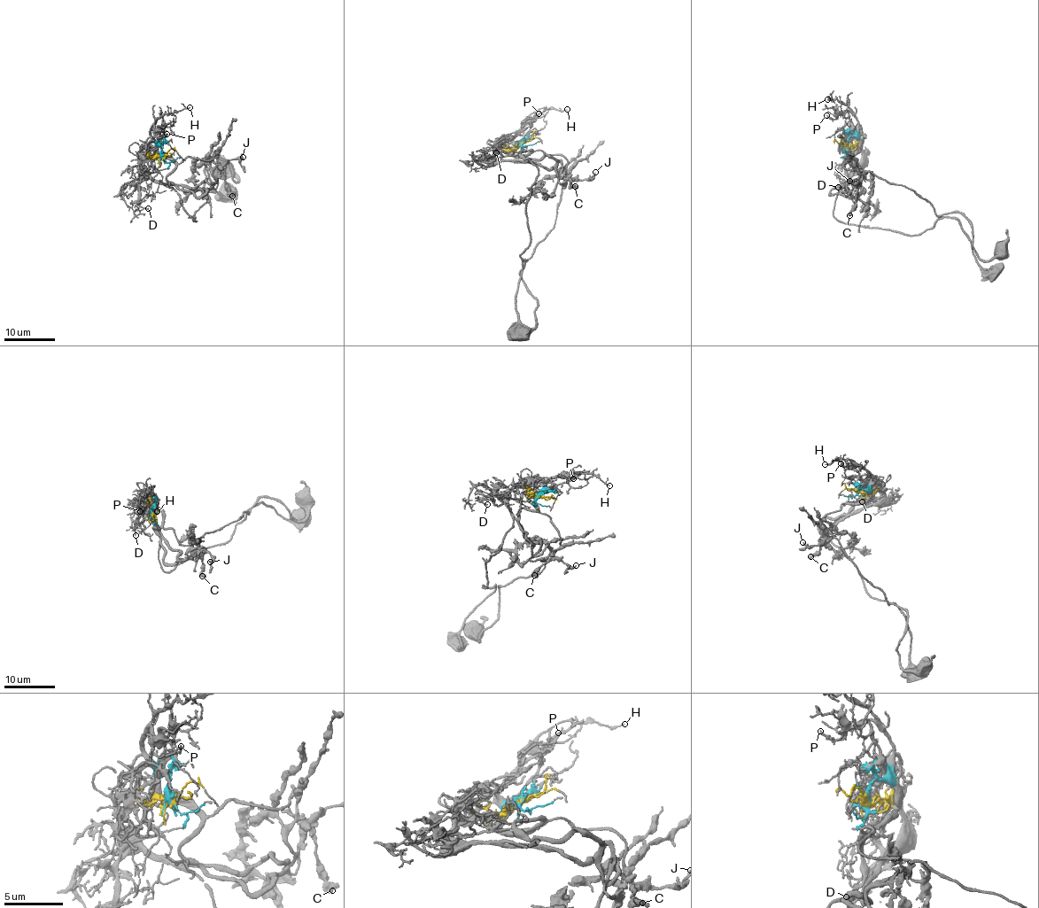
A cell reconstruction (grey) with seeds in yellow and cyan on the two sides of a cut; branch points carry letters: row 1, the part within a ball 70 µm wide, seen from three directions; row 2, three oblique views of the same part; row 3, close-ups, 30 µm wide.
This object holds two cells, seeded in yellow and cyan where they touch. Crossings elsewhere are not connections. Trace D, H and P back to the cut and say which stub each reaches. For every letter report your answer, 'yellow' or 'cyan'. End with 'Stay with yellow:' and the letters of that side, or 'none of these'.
D: yellow
H: cyan
P: cyan
Stay with yellow: D

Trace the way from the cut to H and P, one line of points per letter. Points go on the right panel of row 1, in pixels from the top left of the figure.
H: (846, 145), (849, 138), (856, 134), (847, 106), (834, 98), (826, 100)
P: (846, 145), (849, 138), (856, 134), (849, 112), (826, 115)

